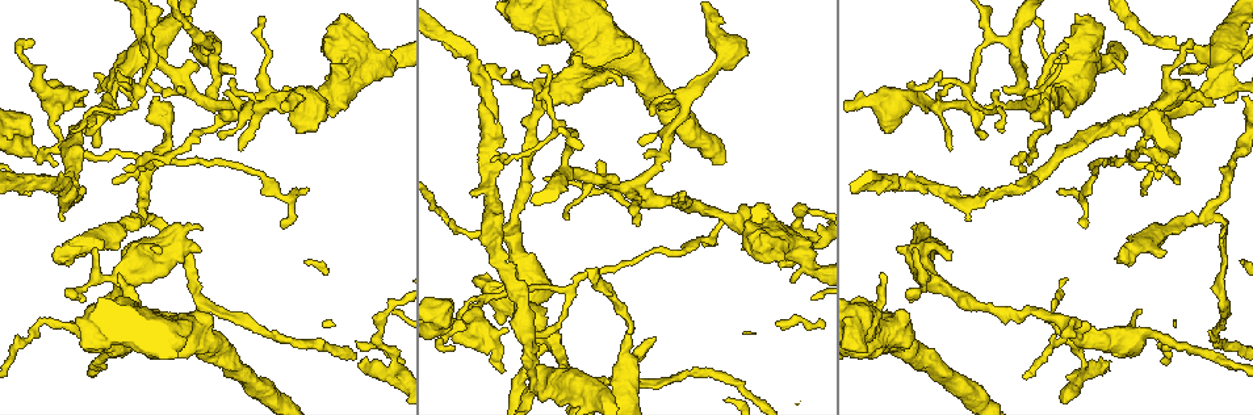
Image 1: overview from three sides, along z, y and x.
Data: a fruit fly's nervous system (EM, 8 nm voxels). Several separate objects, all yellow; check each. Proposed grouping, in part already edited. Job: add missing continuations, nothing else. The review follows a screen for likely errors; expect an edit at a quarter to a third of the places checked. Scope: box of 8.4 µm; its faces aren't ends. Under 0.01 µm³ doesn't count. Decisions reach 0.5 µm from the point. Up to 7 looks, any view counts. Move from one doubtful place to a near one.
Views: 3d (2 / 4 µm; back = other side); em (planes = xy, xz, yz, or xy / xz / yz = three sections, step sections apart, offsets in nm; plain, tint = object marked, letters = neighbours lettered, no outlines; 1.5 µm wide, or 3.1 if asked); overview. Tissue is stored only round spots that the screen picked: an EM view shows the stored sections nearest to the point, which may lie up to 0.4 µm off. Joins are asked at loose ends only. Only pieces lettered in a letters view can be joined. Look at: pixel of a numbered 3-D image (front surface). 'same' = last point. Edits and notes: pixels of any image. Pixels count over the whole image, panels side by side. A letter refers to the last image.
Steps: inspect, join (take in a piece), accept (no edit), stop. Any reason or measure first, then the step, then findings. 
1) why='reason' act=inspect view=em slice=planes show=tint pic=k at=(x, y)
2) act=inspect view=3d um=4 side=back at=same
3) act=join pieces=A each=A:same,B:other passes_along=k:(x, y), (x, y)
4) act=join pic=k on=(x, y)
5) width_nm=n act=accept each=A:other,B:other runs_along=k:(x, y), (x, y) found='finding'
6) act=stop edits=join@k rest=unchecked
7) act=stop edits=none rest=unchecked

why='tapers out' act=inspect view=3d um=2 pic=1 at=(1078, 221)

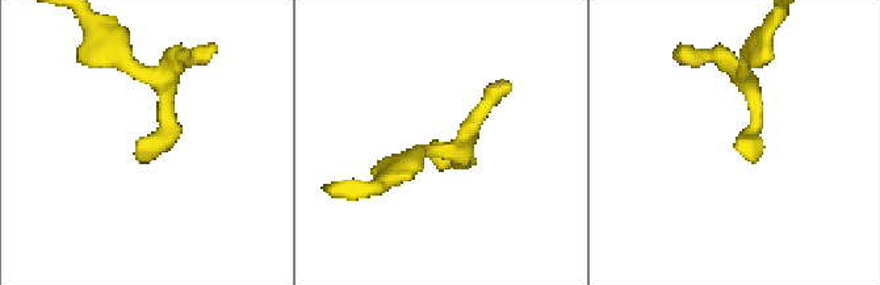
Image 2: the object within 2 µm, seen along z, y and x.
act=inspect view=em slice=planes show=tint pic=2 at=(435, 140)

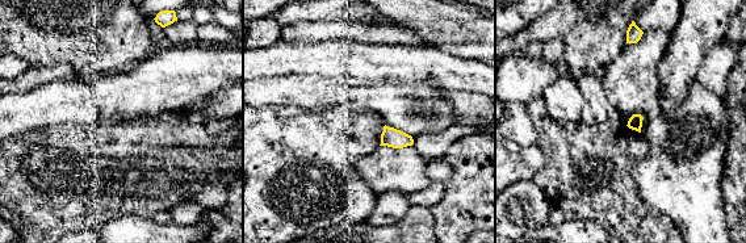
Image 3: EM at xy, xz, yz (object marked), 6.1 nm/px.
why='see the neighbours' act=inspect view=em slice=planes show=letters at=same

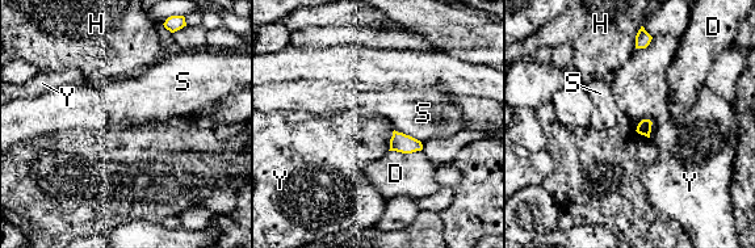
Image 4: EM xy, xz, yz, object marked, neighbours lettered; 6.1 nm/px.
act=accept each=D:other,H:other,S:other,Y:other border=4:(642, 118), (651, 122), (650, 137) found='no lettered piece goes on from it'

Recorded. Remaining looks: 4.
why='an open end' act=inspect view=3d um=4 pic=1 at=(978, 190)

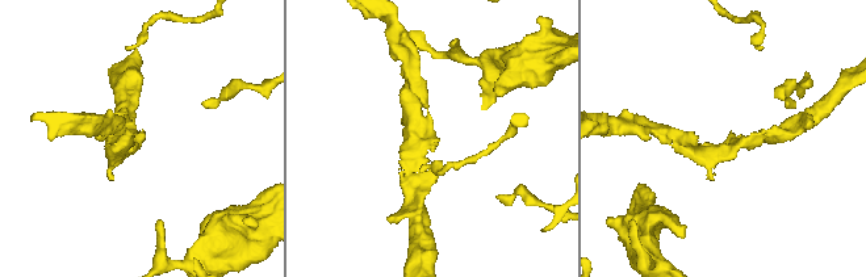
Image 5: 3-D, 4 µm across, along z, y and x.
why='now the EM' act=inspect view=em slice=yz step=4 show=letters pic=5 at=(438, 140)

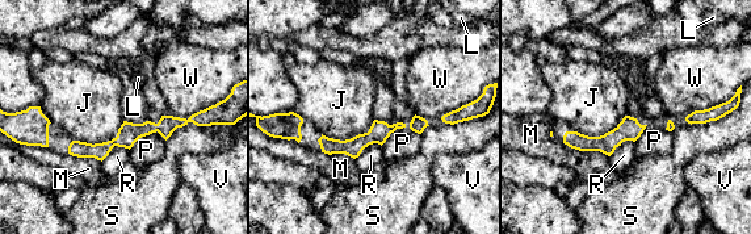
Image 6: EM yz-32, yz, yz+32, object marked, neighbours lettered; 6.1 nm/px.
act=inspect view=em slice=planes show=letters at=same

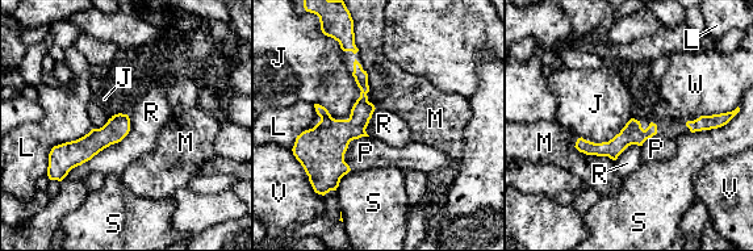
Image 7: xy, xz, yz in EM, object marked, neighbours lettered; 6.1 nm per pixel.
act=accept each=J:other,L:other,M:other,P:other,R:other,S:other,V:other,W:other found='no lettered piece goes on from it'

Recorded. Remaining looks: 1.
act=stop edits=none rest=unchecked

